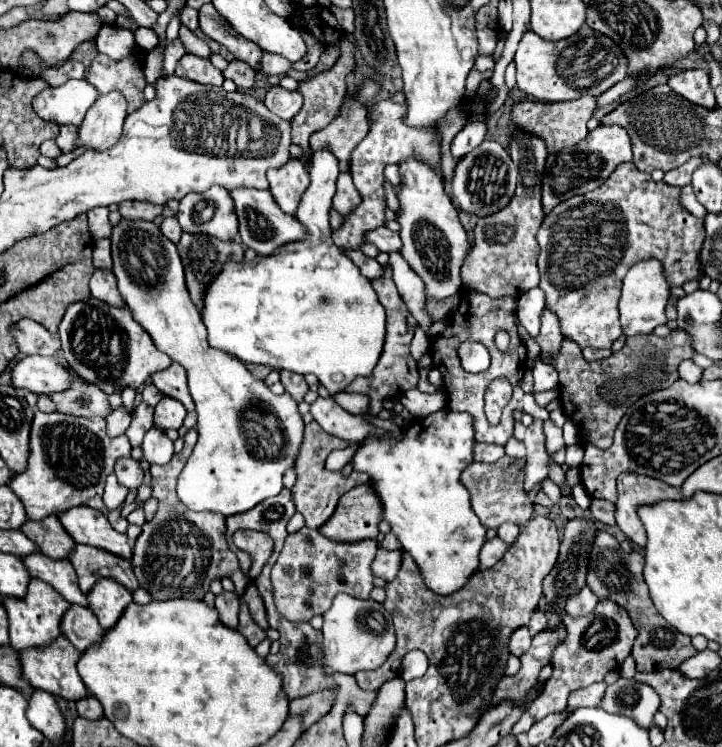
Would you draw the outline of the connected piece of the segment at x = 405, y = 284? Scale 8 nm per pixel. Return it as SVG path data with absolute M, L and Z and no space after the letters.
M390 253L389 264L392 267L393 280L409 312L426 335L431 338L432 320L425 309L426 295L422 279L411 269L400 253Z

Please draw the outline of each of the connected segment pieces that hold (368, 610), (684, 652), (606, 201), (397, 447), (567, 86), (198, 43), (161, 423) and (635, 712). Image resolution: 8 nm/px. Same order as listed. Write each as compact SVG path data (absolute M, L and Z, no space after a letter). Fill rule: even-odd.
M339 593L333 599L329 611L323 613L323 667L325 675L345 673L355 675L359 671L373 671L379 669L385 659L395 649L395 629L389 611L383 605L367 599L353 599L345 593ZM361 615L369 627L361 625ZM373 625L373 627L371 627Z
M597 531L593 539L593 549L589 553L589 567L587 567L587 585L599 599L613 599L617 605L627 609L633 625L637 627L639 635L633 645L633 659L637 661L637 671L657 671L659 669L677 669L685 659L693 657L697 651L691 645L691 637L681 635L675 627L669 627L665 619L653 607L649 599L649 589L643 581L643 565L645 559L641 553L625 553L617 539L607 531Z
M621 163L621 165L611 173L611 177L609 177L597 191L589 191L589 193L585 193L585 195L577 195L577 197L565 199L565 201L561 201L561 203L545 217L545 221L543 221L543 225L541 225L539 233L537 233L537 243L539 243L539 249L541 249L541 253L539 253L539 271L541 271L541 283L539 283L539 287L543 289L543 293L545 293L545 297L547 297L547 299L545 299L545 307L547 307L551 313L555 313L555 315L559 317L559 327L561 327L561 333L563 333L565 339L577 343L581 349L585 349L585 347L603 349L603 347L611 347L613 341L621 337L621 323L619 323L619 319L617 319L617 299L619 299L619 295L621 295L621 283L623 283L625 273L627 273L635 263L639 263L639 261L645 261L645 259L651 259L651 257L659 259L659 261L663 263L665 273L667 273L667 277L669 277L669 283L671 283L673 287L681 287L683 283L687 283L687 281L691 281L691 279L697 277L697 273L699 273L699 251L701 251L701 243L703 243L703 237L705 237L705 229L703 229L703 221L701 221L701 219L693 217L691 213L687 213L687 211L683 211L683 209L679 207L679 193L681 193L679 187L671 187L671 185L667 185L667 183L663 183L663 181L659 181L659 183L653 181L649 173L641 173L633 163Z
M445 407L421 419L421 423L411 423L409 427L405 427L403 441L395 441L391 435L381 439L365 439L353 457L353 469L371 475L375 491L385 505L383 517L391 523L391 533L399 537L403 549L417 563L423 583L437 595L451 595L453 591L459 591L467 583L467 579L475 575L475 571L479 569L479 551L487 541L487 529L473 513L469 493L459 483L461 471L473 461L475 431L471 421L471 415L455 413Z
M583 25L575 35L563 41L547 41L533 31L527 31L519 41L517 53L517 87L545 103L571 101L581 95L599 97L603 91L625 79L625 57L617 43L607 35L593 31L589 25Z
M181 25L179 27L179 39L185 43L185 47L187 47L187 53L193 53L193 55L201 55L201 57L211 57L213 55L213 51L211 51L211 47L203 41L203 39L199 39L199 37L195 37L185 25Z
M163 397L155 407L155 425L159 429L179 429L183 425L185 415L187 411L181 403L177 403L175 399Z
M621 677L617 683L605 689L599 707L613 715L625 715L643 729L651 729L653 717L659 711L659 695L645 683L637 681L635 687L635 679Z

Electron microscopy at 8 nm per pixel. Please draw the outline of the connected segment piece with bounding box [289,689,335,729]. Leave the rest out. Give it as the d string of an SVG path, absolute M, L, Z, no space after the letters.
M331 689L315 691L315 693L307 695L307 697L293 699L289 703L289 713L291 715L303 715L305 729L307 729L313 723L317 723L323 715L327 715L331 711L333 703L335 703L335 693Z

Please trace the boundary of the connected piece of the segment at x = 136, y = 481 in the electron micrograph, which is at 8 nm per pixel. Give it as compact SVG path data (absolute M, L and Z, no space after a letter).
M121 457L115 463L115 475L119 479L121 485L125 485L127 489L137 489L143 481L143 469L139 465L139 461L131 459L131 457Z

